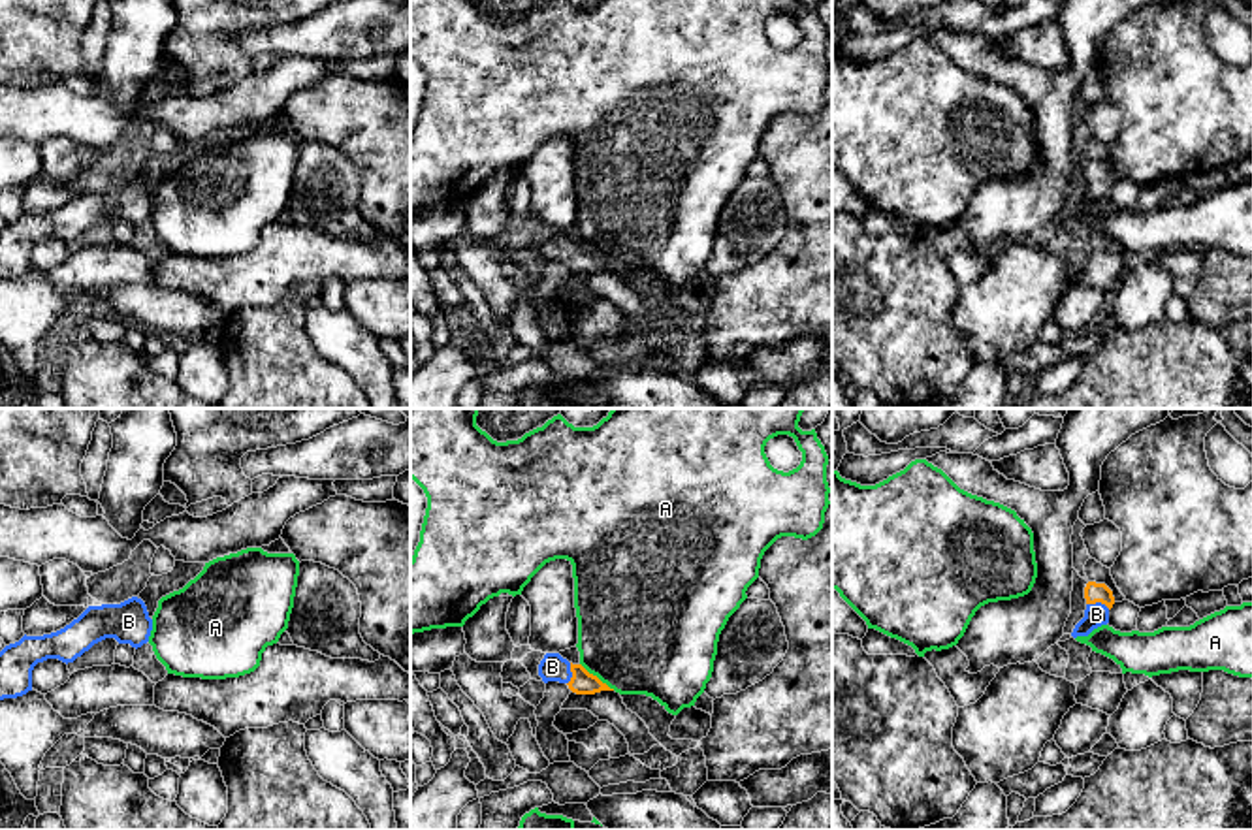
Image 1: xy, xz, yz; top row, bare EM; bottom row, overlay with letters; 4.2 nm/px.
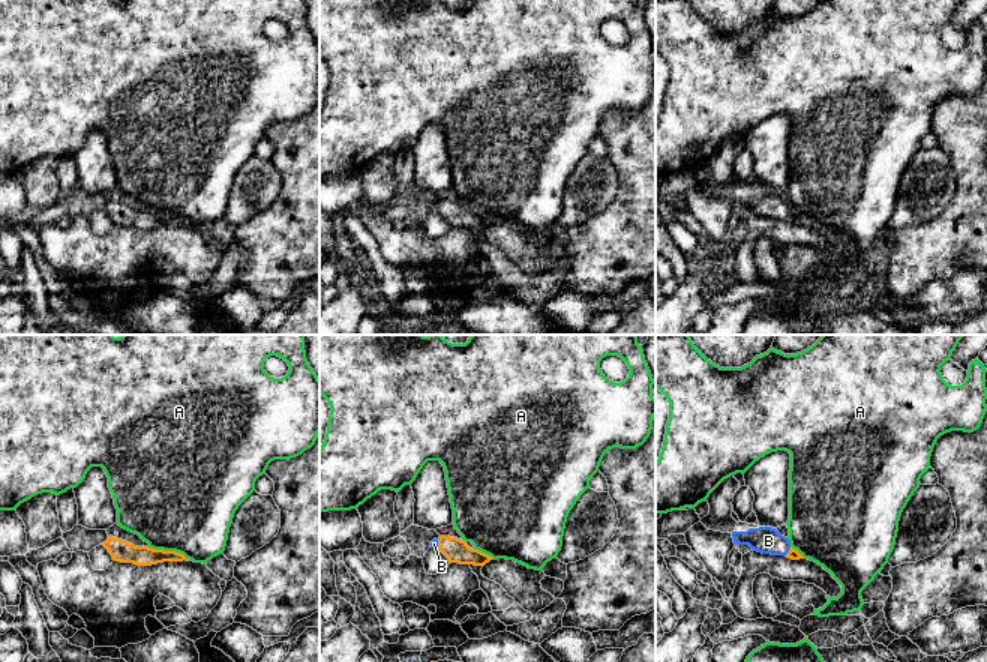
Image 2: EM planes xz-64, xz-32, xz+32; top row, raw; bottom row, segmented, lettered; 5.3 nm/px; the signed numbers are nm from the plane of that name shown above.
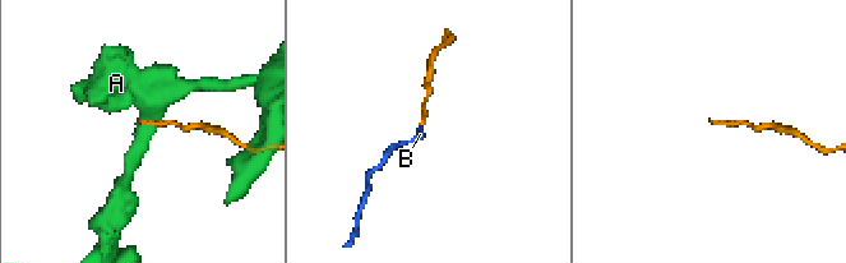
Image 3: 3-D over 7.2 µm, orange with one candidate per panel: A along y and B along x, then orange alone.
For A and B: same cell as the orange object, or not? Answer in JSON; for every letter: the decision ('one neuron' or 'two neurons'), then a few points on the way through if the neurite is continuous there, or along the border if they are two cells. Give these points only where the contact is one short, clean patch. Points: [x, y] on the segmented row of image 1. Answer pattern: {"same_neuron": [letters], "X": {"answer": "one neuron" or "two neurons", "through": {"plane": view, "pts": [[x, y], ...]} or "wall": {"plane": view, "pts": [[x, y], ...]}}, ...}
{"same_neuron": ["B"], "A": {"answer": "two neurons"}, "B": {"answer": "one neuron", "through": {"plane": "yz", "pts": [[1094, 591], [1098, 601], [1096, 614]]}}}

